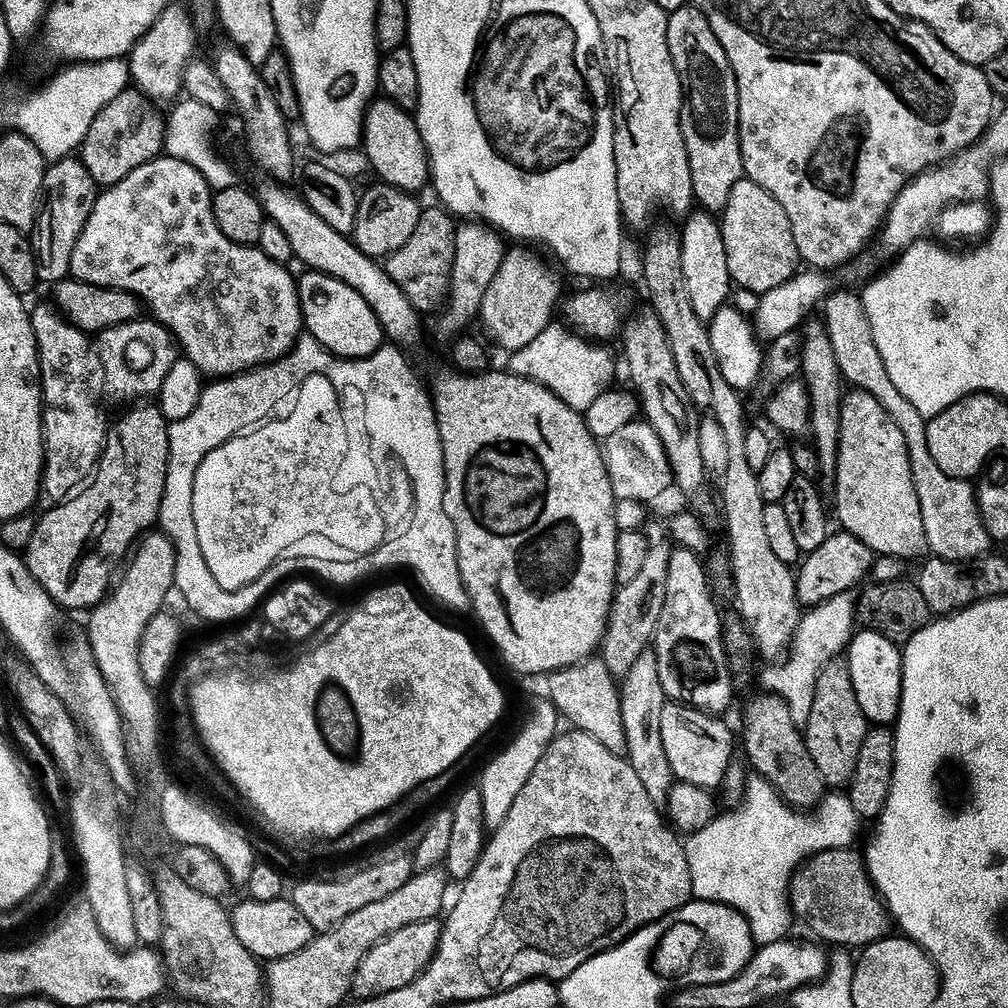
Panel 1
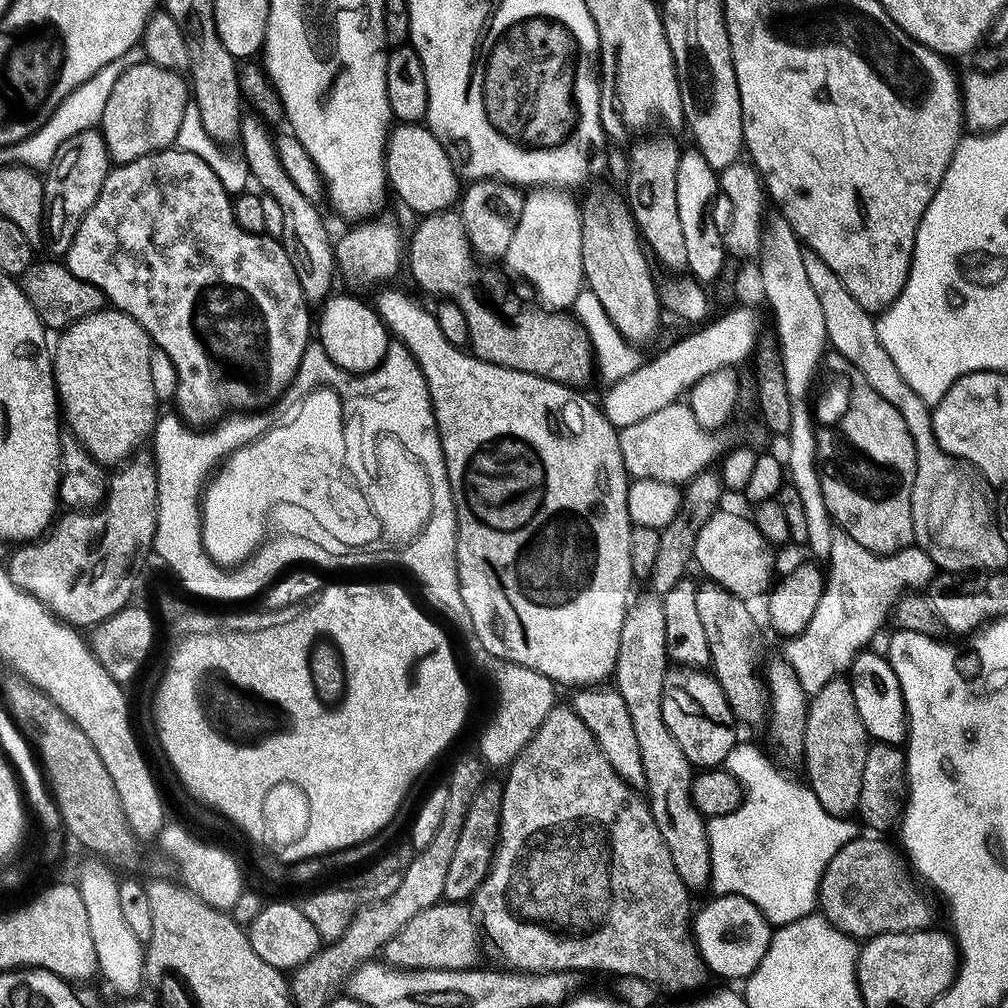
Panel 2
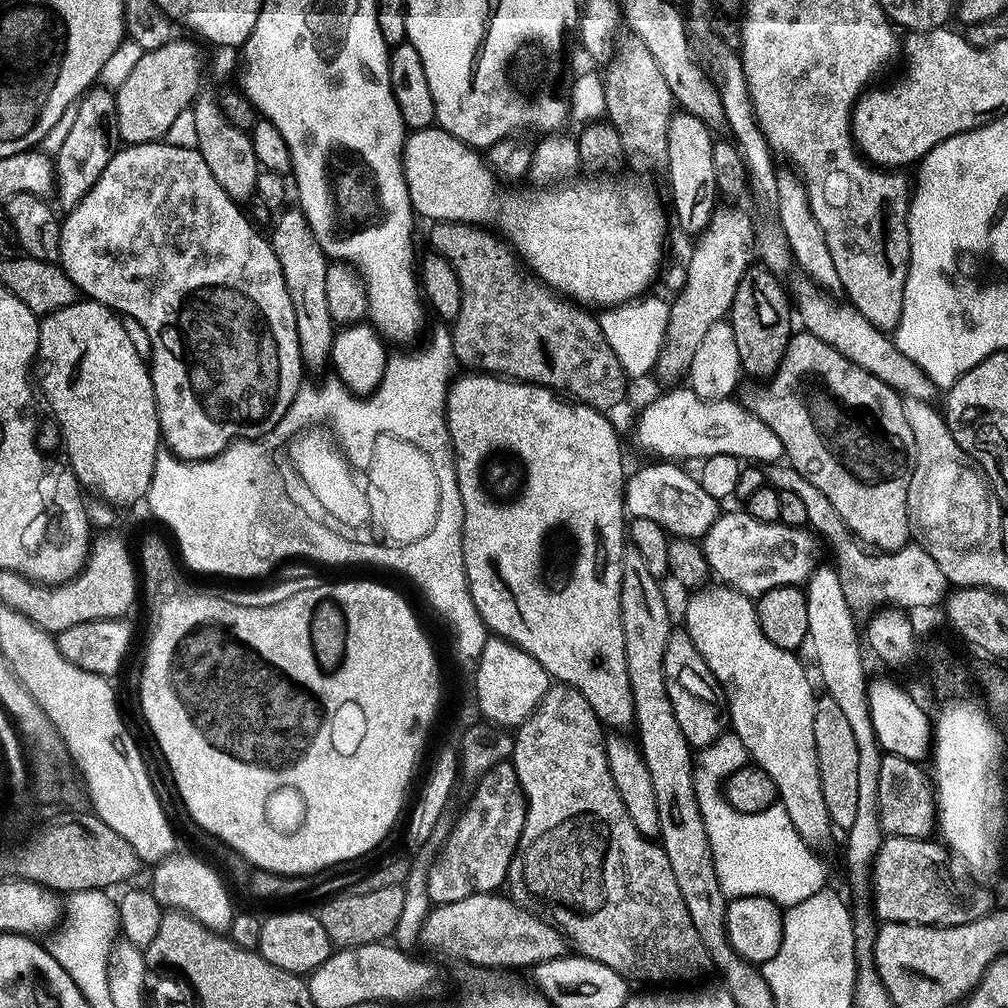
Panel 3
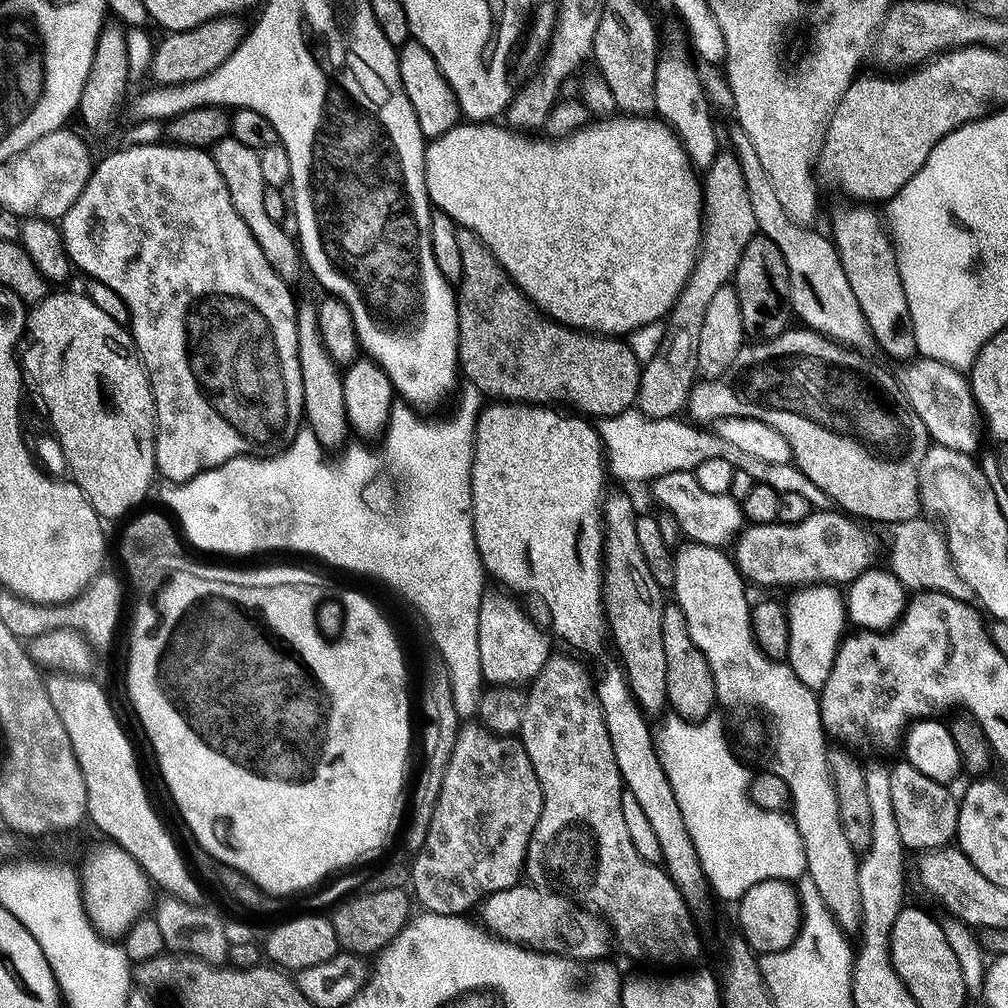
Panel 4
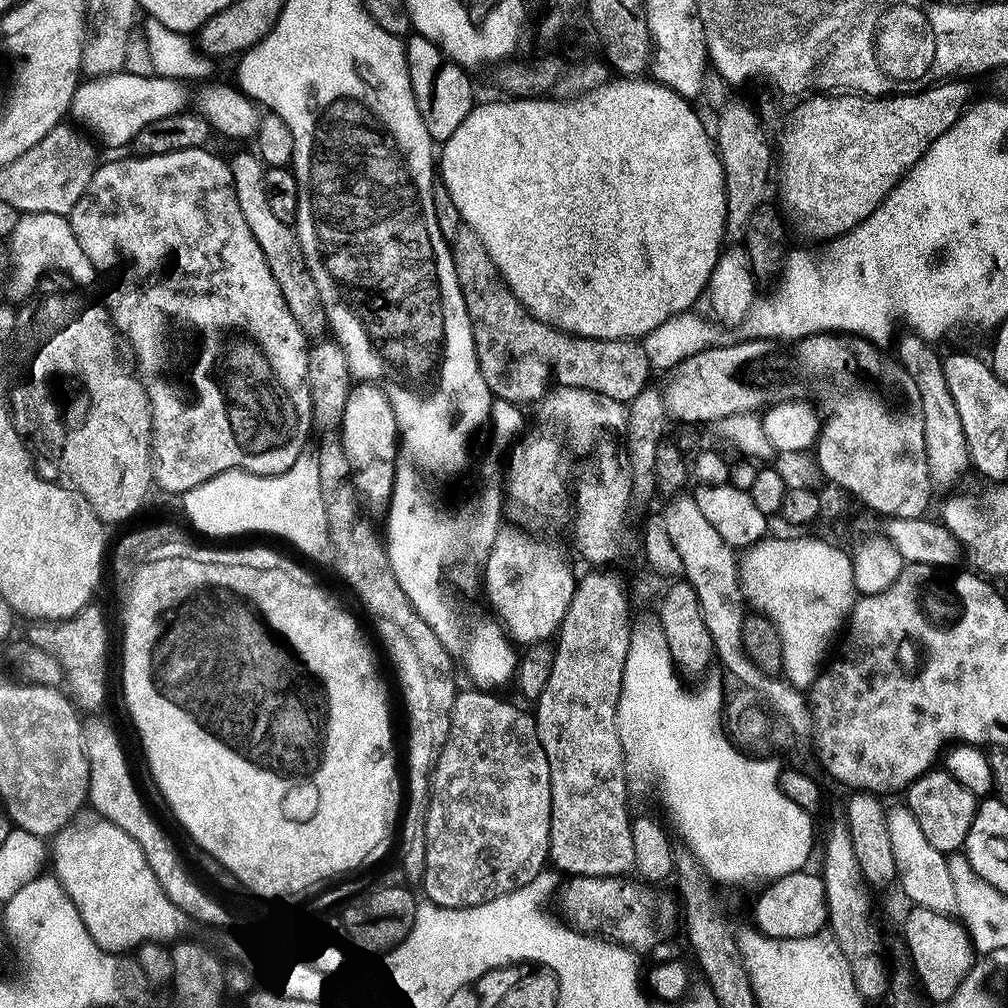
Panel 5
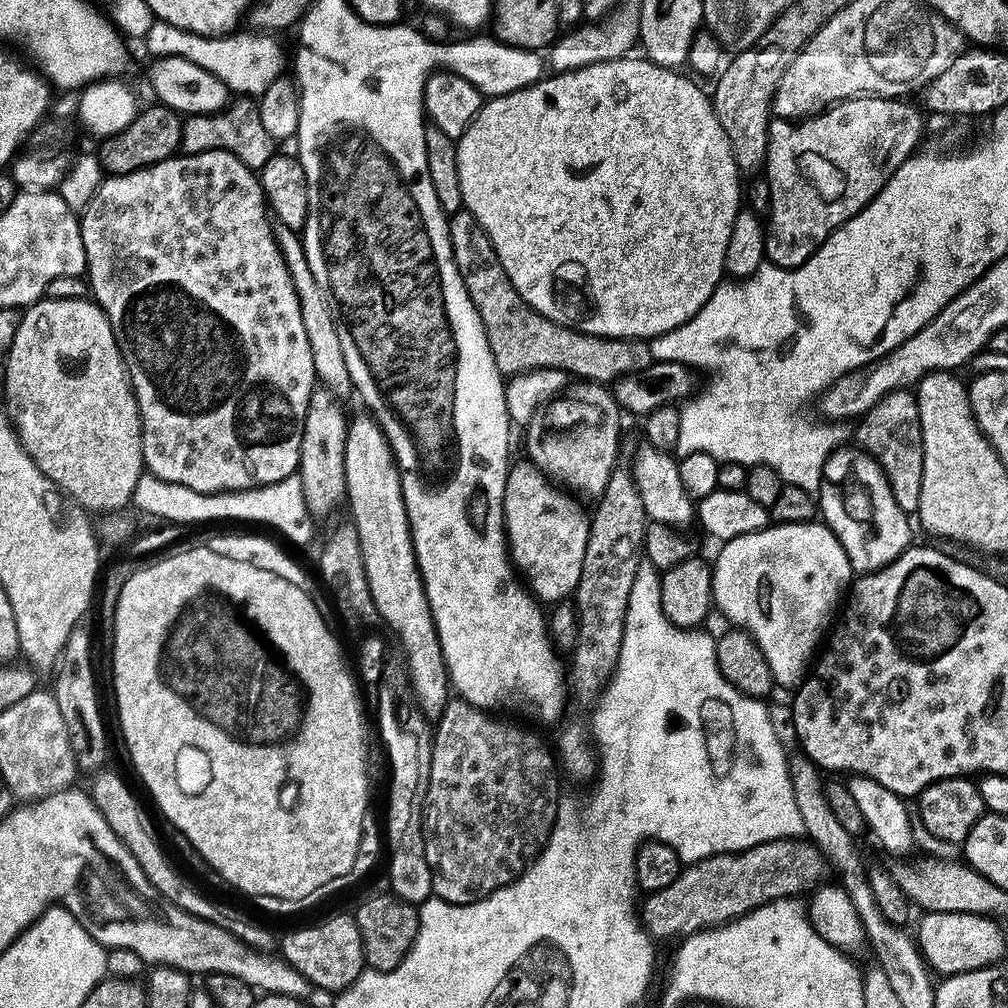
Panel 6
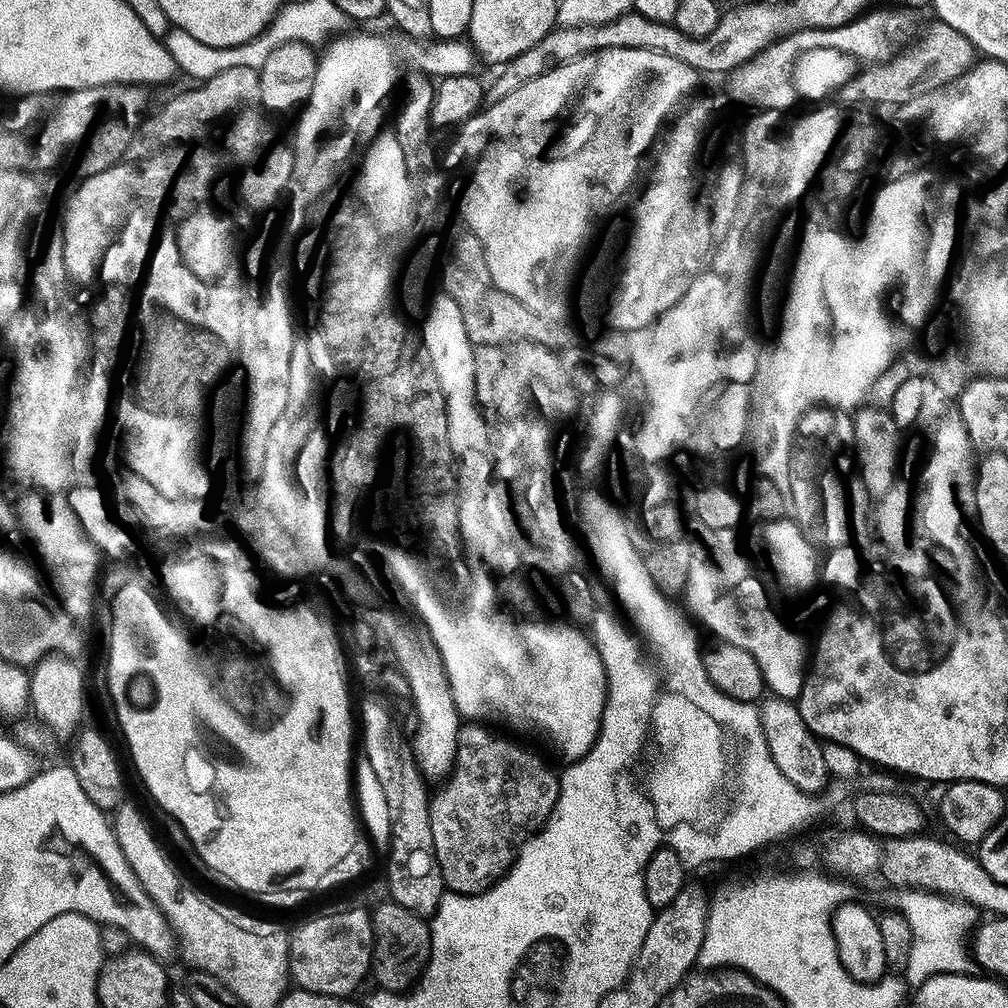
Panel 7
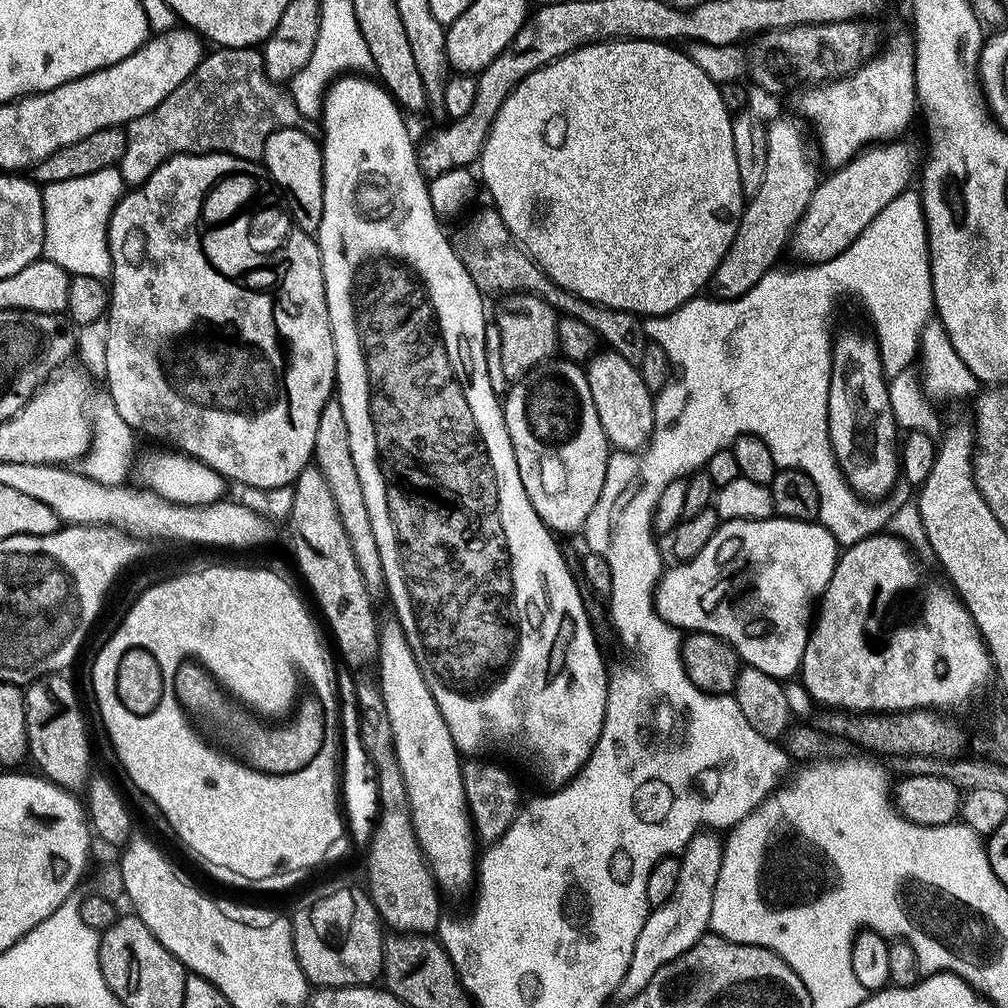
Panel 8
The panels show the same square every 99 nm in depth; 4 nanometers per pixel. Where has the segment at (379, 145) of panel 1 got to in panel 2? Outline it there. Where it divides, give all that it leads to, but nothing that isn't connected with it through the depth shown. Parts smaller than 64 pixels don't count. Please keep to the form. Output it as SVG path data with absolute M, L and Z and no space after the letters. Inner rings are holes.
M397 123L388 133L386 143L386 180L396 191L396 196L412 212L427 214L429 212L443 212L449 207L448 204L457 199L456 180L458 181L458 172L451 160L448 159L447 152L444 151L438 137L431 132L423 123L419 124L401 124Z

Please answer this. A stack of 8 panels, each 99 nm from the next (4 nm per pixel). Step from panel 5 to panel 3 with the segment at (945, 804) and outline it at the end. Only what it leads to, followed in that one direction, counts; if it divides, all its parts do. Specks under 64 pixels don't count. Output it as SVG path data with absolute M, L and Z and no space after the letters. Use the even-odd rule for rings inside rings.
M887 754L880 757L878 770L878 818L882 830L889 837L902 836L905 841L910 839L928 840L938 828L936 811L936 789L929 773L924 772L915 760L898 758Z

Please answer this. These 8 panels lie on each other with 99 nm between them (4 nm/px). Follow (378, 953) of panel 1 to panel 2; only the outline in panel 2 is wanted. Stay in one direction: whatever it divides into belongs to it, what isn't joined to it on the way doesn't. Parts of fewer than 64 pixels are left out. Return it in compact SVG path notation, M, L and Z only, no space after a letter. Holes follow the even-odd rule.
M441 902L422 910L418 918L410 918L402 930L385 946L383 959L394 968L445 968L446 970L463 970L473 967L480 956L481 933L478 931L478 920L473 909L464 902Z

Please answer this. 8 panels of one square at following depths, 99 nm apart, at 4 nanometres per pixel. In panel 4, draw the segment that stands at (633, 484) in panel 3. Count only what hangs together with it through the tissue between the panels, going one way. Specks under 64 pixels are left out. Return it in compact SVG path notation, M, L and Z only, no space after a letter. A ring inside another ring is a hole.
M676 471L660 475L653 479L650 487L657 505L674 514L681 533L693 543L728 546L737 539L738 533L745 527L741 501L737 497L735 500L735 495L732 494L707 494L706 490L698 485L693 471Z

